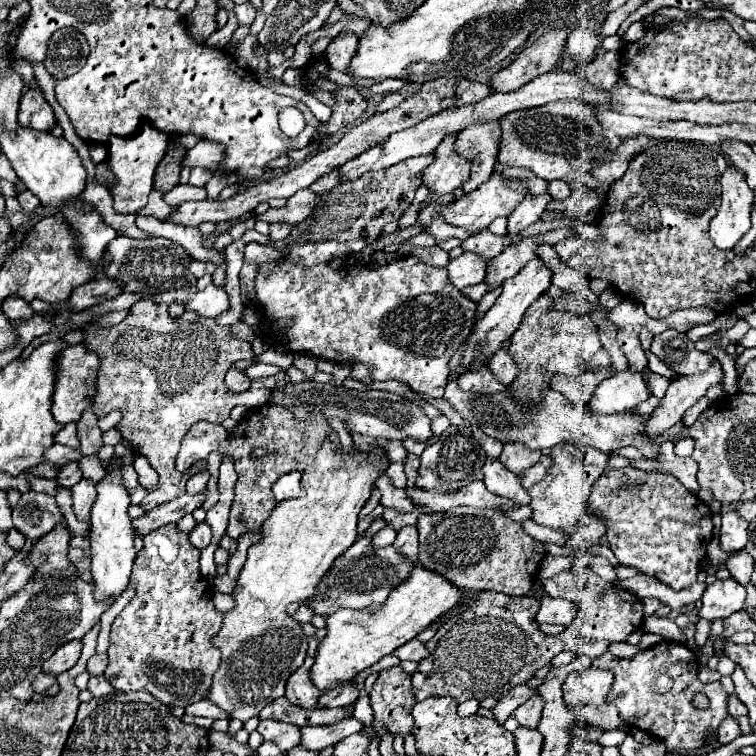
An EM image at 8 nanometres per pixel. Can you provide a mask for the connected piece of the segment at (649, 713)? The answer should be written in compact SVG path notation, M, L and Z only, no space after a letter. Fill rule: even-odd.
M663 640L643 652L637 652L633 658L615 658L609 652L603 658L609 658L609 664L625 664L625 678L615 678L613 688L609 692L609 704L617 706L619 716L629 728L643 730L665 742L667 754L679 750L697 750L709 744L705 740L707 732L713 732L713 740L717 740L715 730L721 720L727 718L727 694L719 682L699 682L697 654L685 644ZM617 692L623 692L625 696L617 698ZM697 692L705 692L711 700L707 710L697 710L691 706L691 698Z

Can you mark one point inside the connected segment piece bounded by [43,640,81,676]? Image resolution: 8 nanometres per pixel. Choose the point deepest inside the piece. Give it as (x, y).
(66, 656)

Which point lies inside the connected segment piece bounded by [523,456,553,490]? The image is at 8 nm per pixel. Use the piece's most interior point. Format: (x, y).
(535, 473)

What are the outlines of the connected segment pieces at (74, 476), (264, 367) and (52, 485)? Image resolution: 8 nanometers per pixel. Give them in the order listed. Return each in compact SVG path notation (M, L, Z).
M69 462L59 470L59 478L57 480L59 480L61 486L73 488L81 478L83 478L83 474L81 474L81 468L79 468L79 462Z
M259 362L259 364L249 366L249 368L245 370L245 374L247 374L251 380L255 380L255 378L267 378L267 376L273 376L273 374L277 374L279 370L281 370L279 366L271 366L271 364Z
M33 476L30 480L30 490L56 495L57 484L54 480Z

